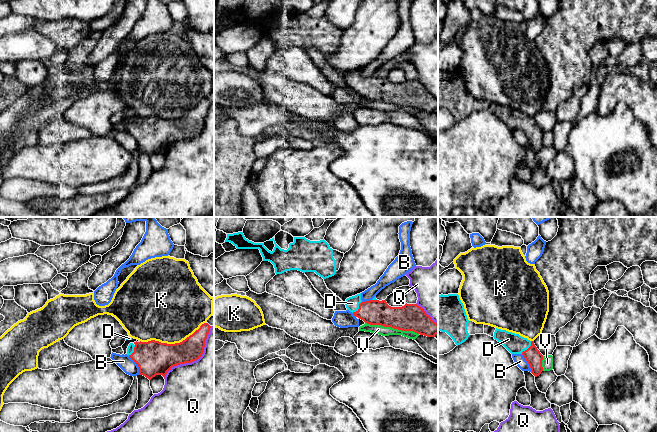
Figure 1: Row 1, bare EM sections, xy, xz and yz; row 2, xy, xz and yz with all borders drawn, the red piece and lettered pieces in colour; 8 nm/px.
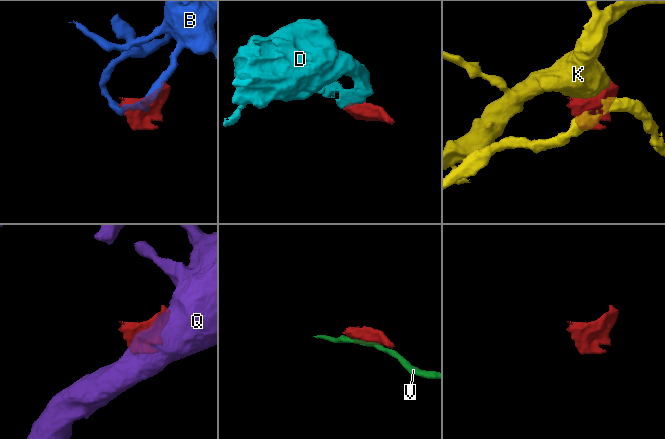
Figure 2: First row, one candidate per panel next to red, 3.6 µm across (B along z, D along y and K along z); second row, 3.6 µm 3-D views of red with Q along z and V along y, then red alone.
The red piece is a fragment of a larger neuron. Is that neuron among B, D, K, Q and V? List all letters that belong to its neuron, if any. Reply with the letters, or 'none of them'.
D

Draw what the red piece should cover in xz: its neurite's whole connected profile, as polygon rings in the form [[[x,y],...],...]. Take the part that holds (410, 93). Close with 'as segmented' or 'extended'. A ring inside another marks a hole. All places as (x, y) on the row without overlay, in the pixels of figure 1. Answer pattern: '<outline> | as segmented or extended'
[[[360,69],[347,74],[345,81],[354,92],[370,101],[413,107],[427,113],[435,113],[438,110],[438,100],[417,80],[406,79],[402,83],[391,83],[386,75],[379,77],[376,72],[363,78]]] | extended

